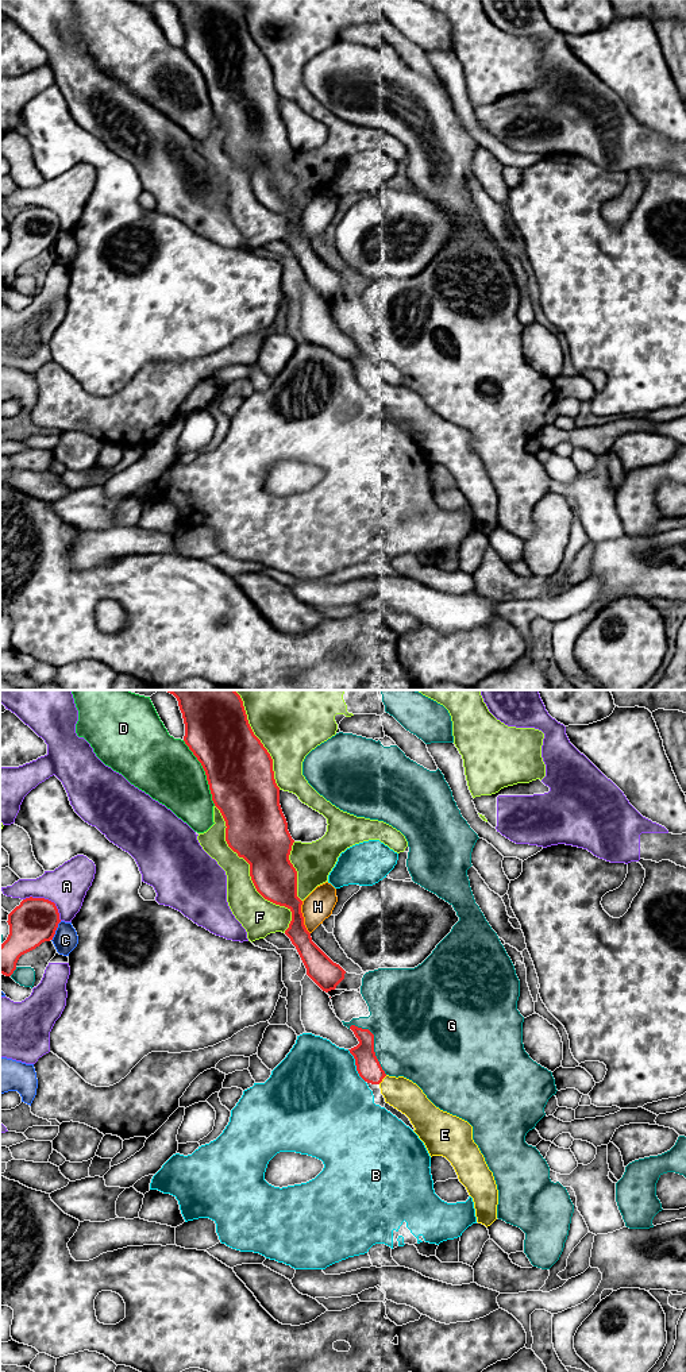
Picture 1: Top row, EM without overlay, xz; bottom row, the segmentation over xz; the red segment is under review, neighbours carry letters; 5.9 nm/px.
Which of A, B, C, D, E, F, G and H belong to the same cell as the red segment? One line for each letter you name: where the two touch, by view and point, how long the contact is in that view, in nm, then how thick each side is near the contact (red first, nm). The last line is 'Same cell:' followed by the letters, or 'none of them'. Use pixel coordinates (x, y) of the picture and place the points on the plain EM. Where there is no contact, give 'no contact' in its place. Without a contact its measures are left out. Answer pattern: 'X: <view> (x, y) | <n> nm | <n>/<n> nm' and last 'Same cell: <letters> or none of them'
E: xz (382, 386) | 80 nm | 140/190 nm
Same cell: E

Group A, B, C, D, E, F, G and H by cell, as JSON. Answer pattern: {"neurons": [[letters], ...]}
{"neurons": [["A"], ["B"], ["C", "F"], ["D"], ["E"], ["G"], ["H"]]}

